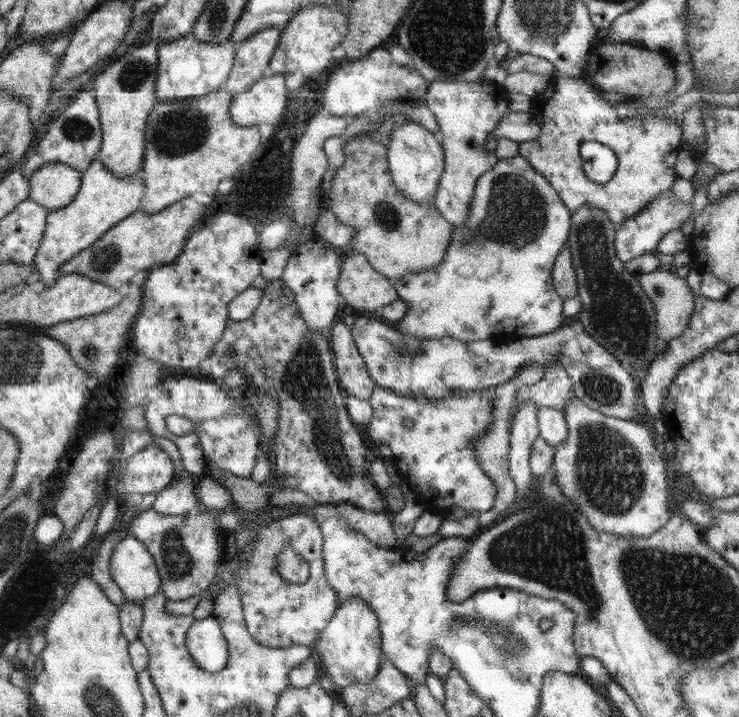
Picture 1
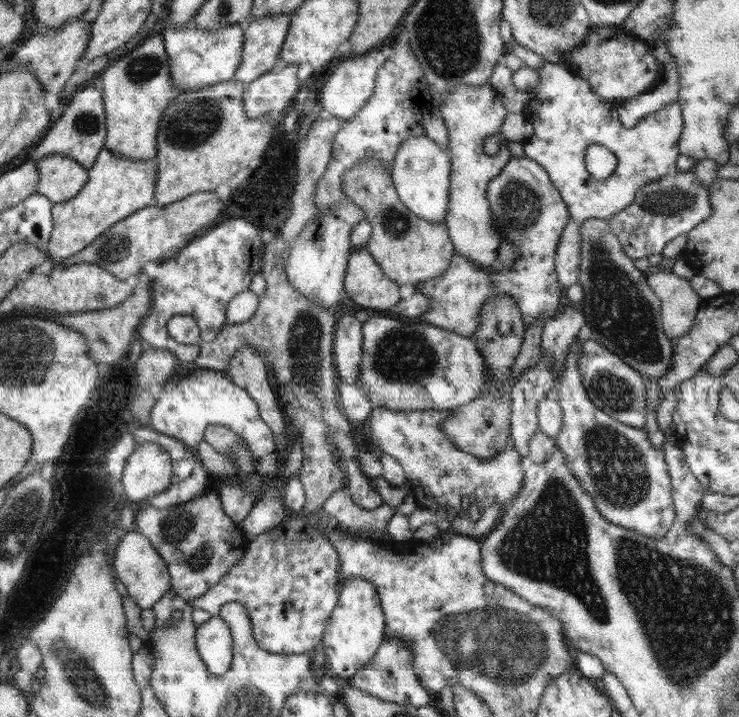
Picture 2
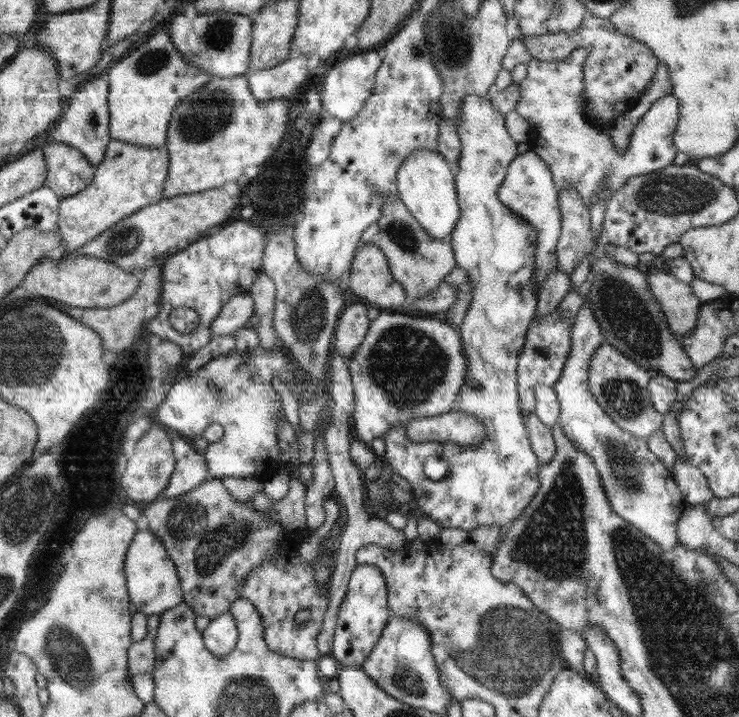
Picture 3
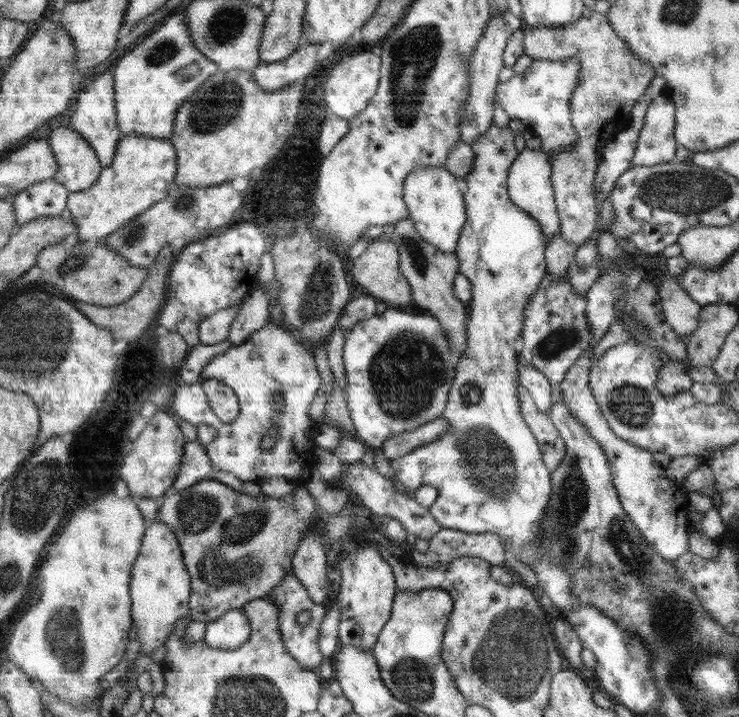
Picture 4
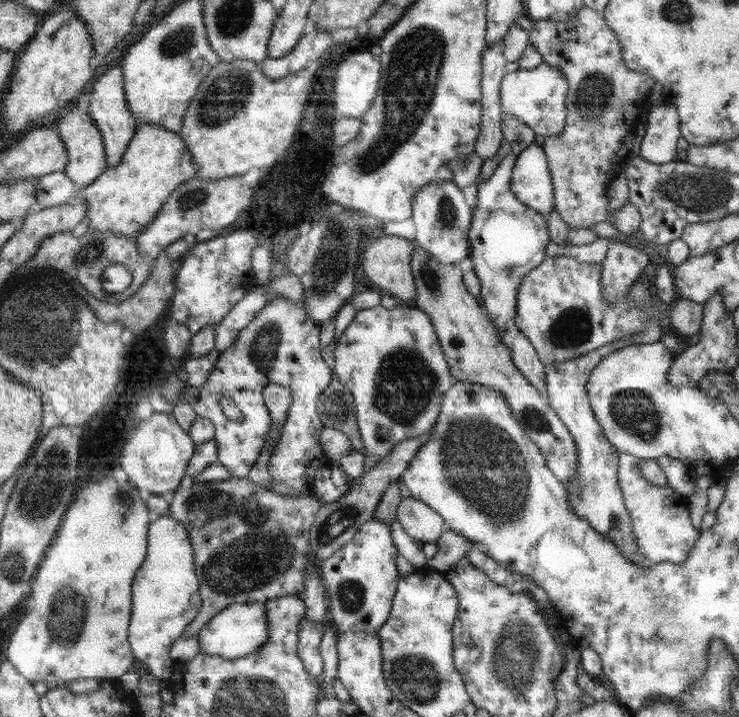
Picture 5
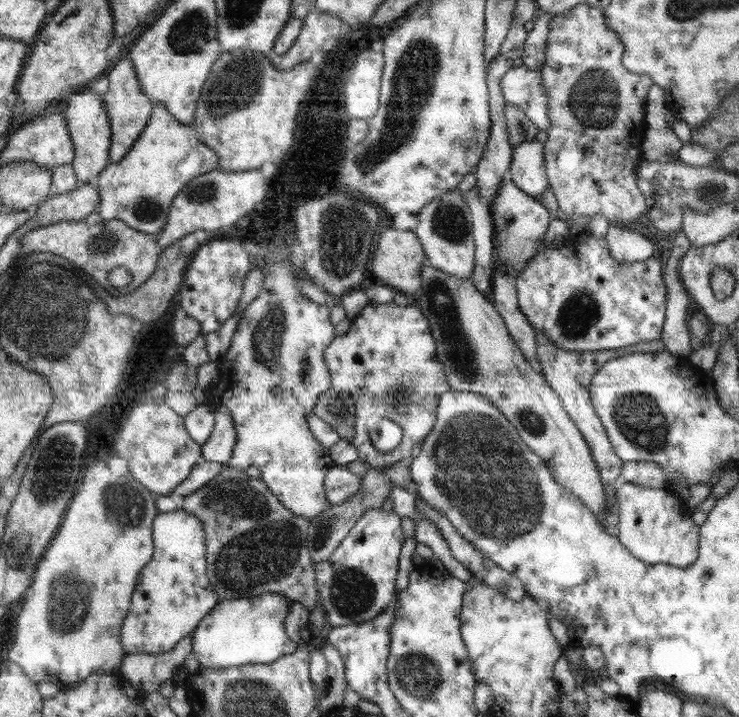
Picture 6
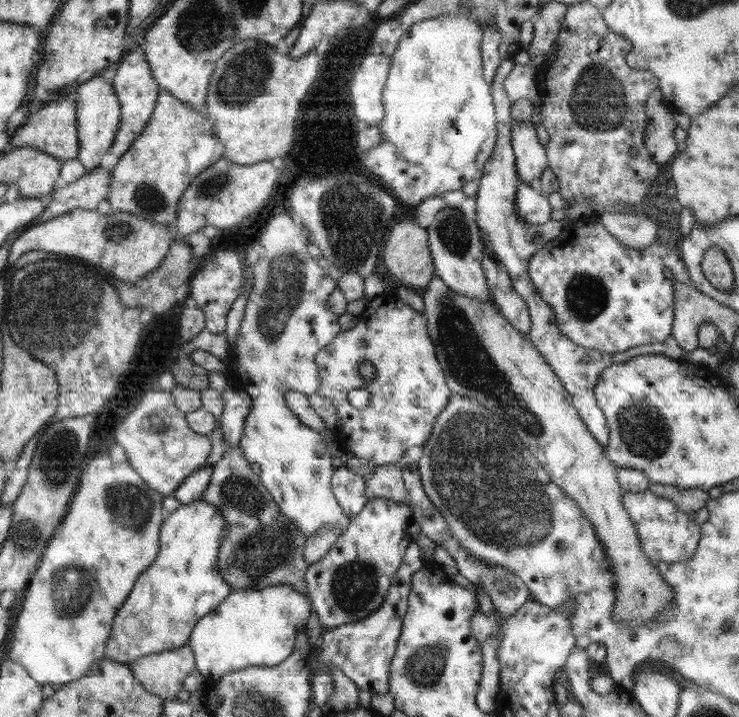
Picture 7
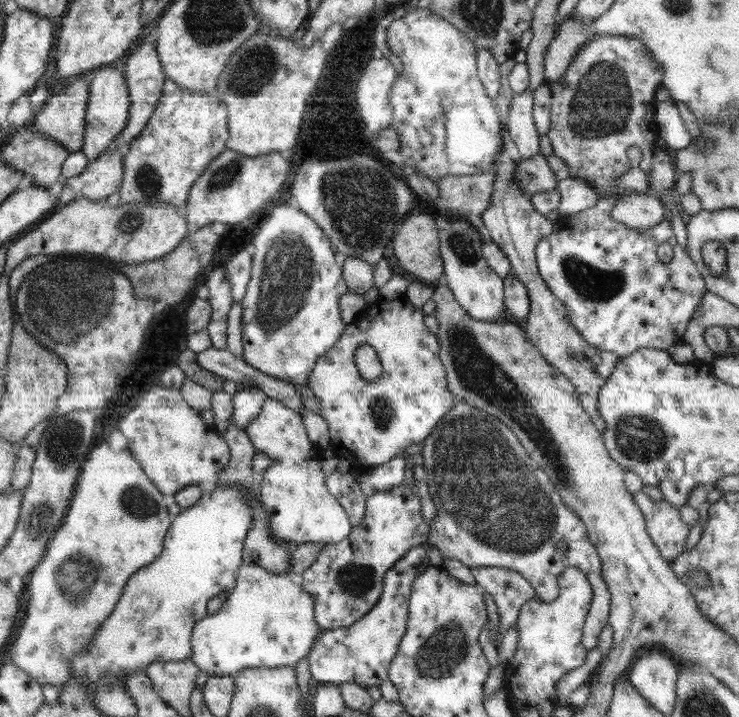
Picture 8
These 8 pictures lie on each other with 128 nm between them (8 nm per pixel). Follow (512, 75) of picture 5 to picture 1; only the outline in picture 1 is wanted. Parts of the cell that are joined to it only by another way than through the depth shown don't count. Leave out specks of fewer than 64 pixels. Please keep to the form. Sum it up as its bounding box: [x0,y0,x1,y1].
[518,73,683,229]

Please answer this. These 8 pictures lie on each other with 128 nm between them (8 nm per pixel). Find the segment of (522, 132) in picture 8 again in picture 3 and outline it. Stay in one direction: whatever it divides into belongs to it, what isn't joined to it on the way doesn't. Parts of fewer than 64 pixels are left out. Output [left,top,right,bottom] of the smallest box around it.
[498,149,561,291]

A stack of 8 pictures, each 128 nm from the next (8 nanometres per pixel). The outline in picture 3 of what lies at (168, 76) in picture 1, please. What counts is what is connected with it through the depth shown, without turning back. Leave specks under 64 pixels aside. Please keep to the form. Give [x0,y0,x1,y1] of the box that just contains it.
[169,11,254,77]

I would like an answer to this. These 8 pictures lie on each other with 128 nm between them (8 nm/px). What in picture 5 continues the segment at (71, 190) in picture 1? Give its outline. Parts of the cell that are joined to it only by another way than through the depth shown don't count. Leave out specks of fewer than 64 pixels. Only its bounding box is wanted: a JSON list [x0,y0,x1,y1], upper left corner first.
[55,104,107,186]

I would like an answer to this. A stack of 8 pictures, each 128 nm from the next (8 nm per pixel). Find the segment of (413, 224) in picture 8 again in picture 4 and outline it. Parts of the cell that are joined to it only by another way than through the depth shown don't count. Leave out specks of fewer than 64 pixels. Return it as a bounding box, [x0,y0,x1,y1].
[353,237,411,306]

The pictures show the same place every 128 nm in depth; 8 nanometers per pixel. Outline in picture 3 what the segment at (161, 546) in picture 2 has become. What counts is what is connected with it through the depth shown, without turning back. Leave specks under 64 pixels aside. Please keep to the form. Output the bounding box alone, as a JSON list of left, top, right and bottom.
[142,376,315,620]

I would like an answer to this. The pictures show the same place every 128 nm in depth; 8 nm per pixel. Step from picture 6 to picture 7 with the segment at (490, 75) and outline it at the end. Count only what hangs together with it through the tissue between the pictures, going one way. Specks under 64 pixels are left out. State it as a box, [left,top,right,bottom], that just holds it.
[476,59,720,448]

